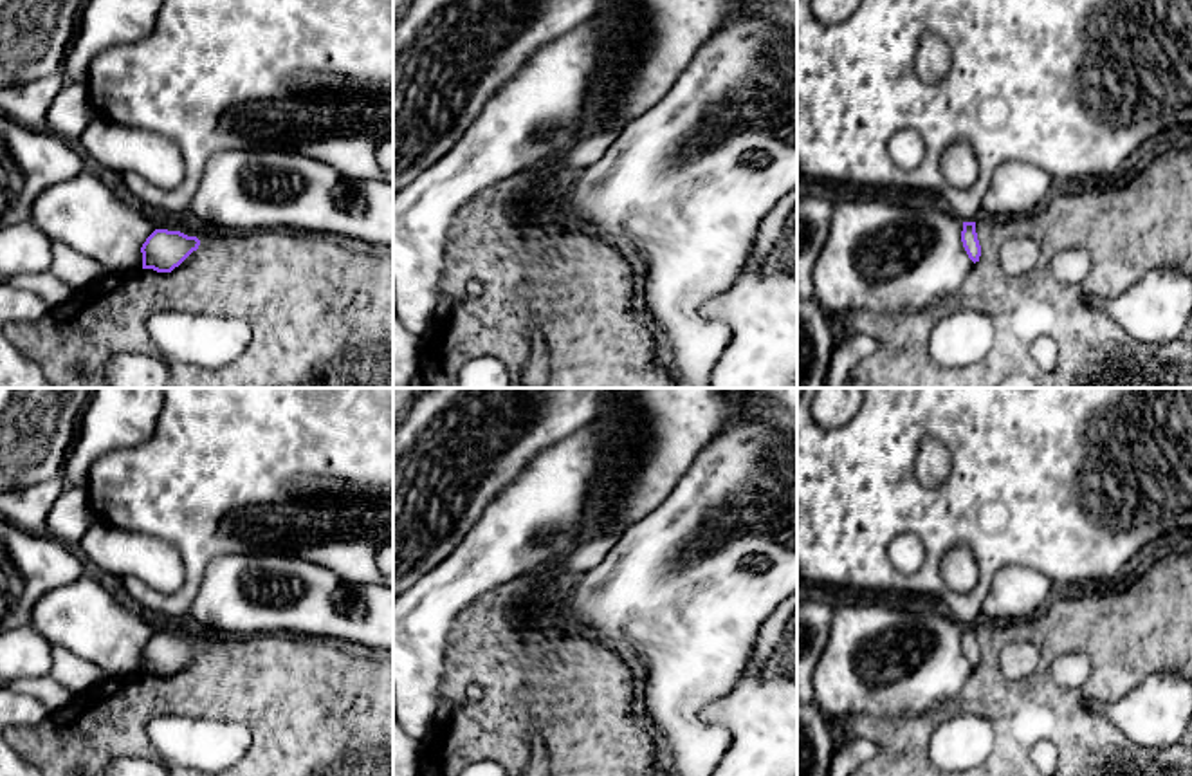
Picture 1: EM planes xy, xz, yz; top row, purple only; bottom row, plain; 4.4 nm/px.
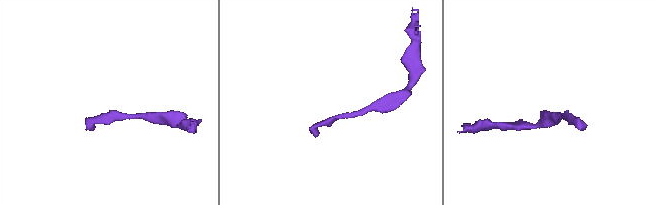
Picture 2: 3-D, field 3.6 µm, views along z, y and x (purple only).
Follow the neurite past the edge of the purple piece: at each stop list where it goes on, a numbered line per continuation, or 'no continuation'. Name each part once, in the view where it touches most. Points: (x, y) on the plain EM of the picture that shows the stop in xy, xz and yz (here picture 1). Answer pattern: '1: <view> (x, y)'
no continuation

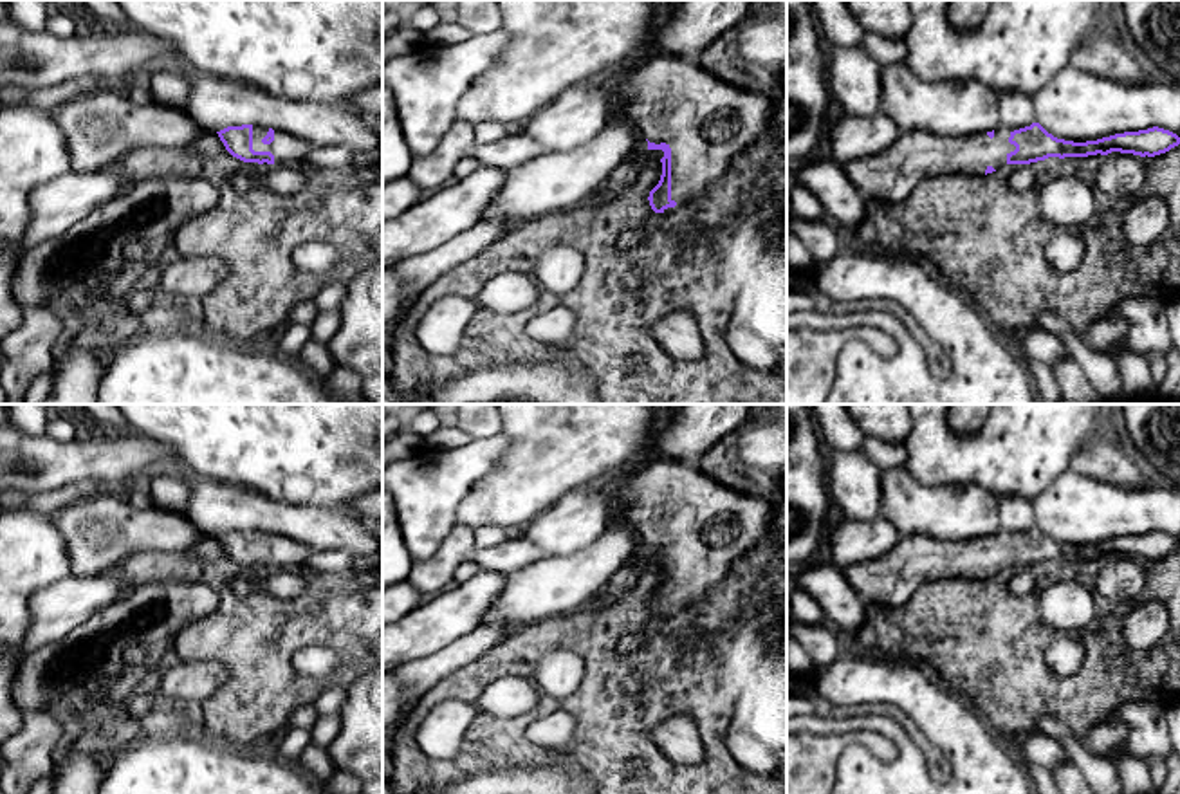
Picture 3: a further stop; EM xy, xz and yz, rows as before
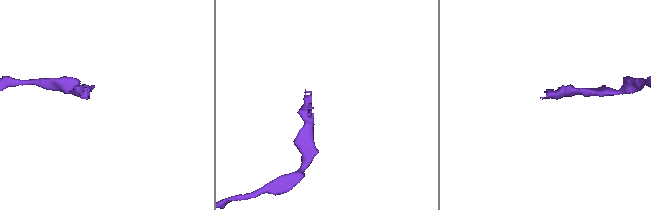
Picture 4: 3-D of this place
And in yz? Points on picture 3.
1: yz (892, 580)

